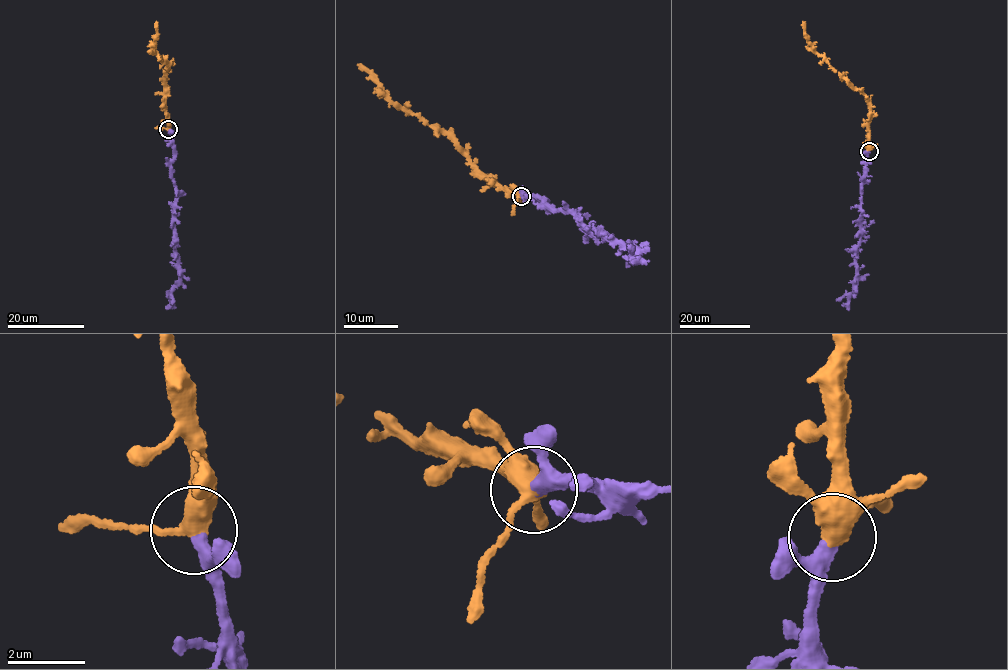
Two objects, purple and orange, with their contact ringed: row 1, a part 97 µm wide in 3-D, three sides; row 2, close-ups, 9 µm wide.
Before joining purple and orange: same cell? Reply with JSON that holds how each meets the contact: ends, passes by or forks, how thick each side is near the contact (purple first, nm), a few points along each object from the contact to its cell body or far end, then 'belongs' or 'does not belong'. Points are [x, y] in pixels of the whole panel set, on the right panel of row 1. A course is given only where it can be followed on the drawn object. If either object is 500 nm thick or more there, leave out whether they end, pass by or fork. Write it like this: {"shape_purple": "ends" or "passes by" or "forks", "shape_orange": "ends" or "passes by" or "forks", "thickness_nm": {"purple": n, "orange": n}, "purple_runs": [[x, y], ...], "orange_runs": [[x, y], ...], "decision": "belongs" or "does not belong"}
{"shape_purple": "passes by", "shape_orange": "passes by", "thickness_nm": {"purple": 280, "orange": 440}, "purple_runs": [[868, 151], [862, 184], [855, 291], [848, 302], [841, 305]], "orange_runs": [[868, 151], [870, 101], [816, 51], [805, 34], [805, 21]], "decision": "belongs"}

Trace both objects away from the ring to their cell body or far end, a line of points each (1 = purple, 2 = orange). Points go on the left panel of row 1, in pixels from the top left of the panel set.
1: (168, 129), (173, 147), (171, 177), (177, 193), (173, 231), (179, 283), (172, 291), (166, 309)
2: (168, 129), (164, 103), (168, 64), (152, 50), (157, 34), (156, 21)

